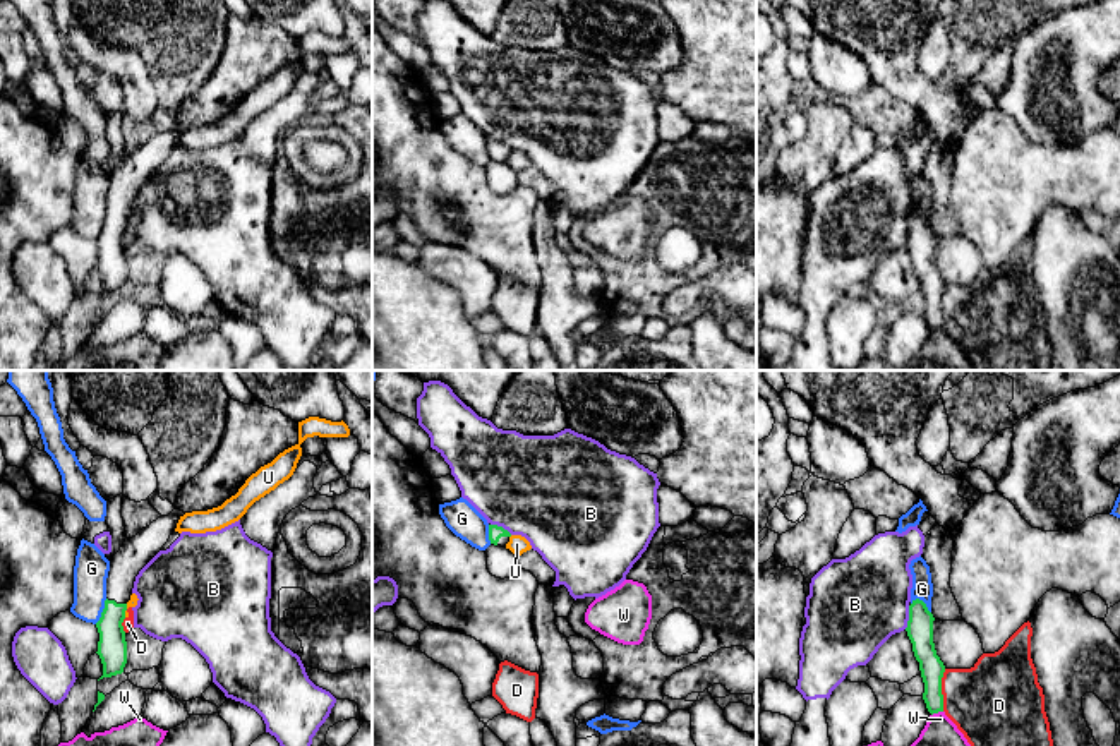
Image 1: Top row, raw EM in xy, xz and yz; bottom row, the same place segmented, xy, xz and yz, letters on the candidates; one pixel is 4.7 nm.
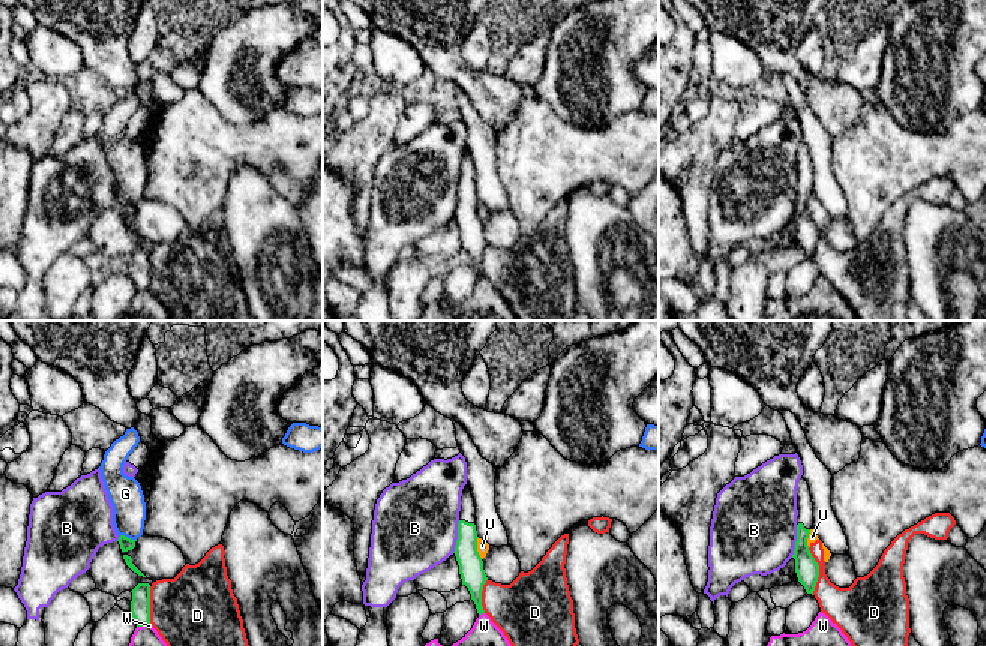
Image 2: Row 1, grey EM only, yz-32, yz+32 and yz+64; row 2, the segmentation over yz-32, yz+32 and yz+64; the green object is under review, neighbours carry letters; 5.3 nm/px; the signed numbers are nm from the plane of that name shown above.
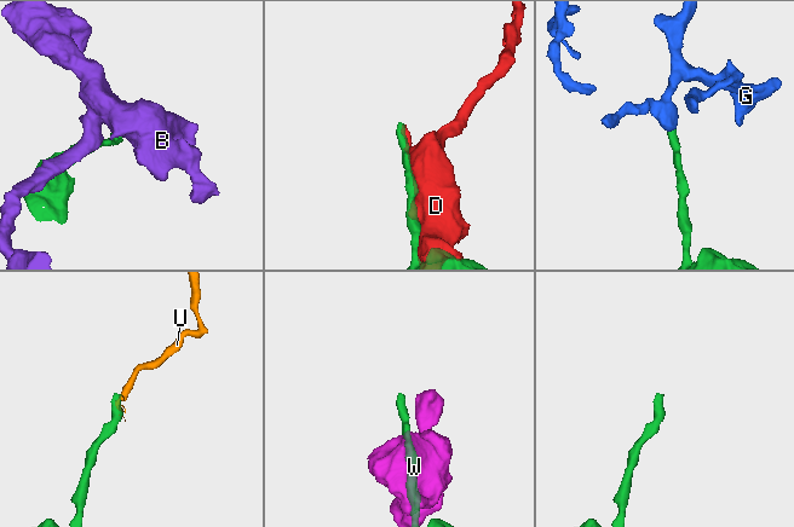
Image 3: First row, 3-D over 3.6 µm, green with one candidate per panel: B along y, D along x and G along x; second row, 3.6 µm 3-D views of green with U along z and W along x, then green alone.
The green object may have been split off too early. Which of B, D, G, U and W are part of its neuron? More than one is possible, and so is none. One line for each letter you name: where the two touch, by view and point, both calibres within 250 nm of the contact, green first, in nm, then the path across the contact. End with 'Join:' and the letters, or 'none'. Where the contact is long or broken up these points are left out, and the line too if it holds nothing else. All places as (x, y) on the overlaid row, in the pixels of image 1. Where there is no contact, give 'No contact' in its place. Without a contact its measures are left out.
Join: none

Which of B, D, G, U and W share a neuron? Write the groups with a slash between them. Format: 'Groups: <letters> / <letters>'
Groups: B / D U / G / W

